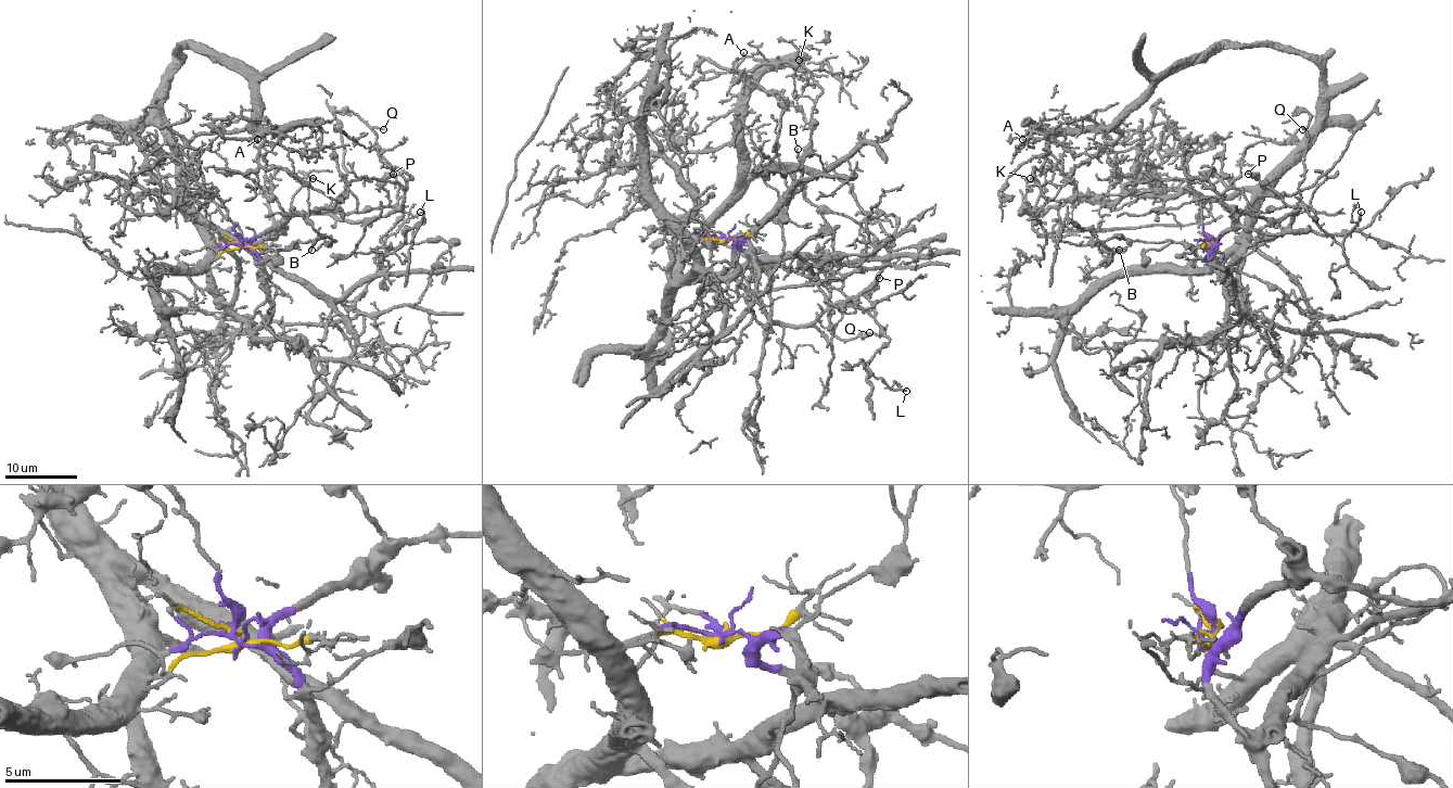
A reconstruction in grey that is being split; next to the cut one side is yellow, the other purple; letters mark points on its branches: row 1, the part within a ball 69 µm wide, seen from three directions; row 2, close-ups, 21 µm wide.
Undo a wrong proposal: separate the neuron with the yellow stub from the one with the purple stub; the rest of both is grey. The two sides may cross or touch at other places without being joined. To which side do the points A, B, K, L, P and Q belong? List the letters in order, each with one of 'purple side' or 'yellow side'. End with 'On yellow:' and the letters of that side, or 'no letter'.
A: yellow side
B: purple side
K: yellow side
L: purple side
P: purple side
Q: purple side
On yellow: A, K

